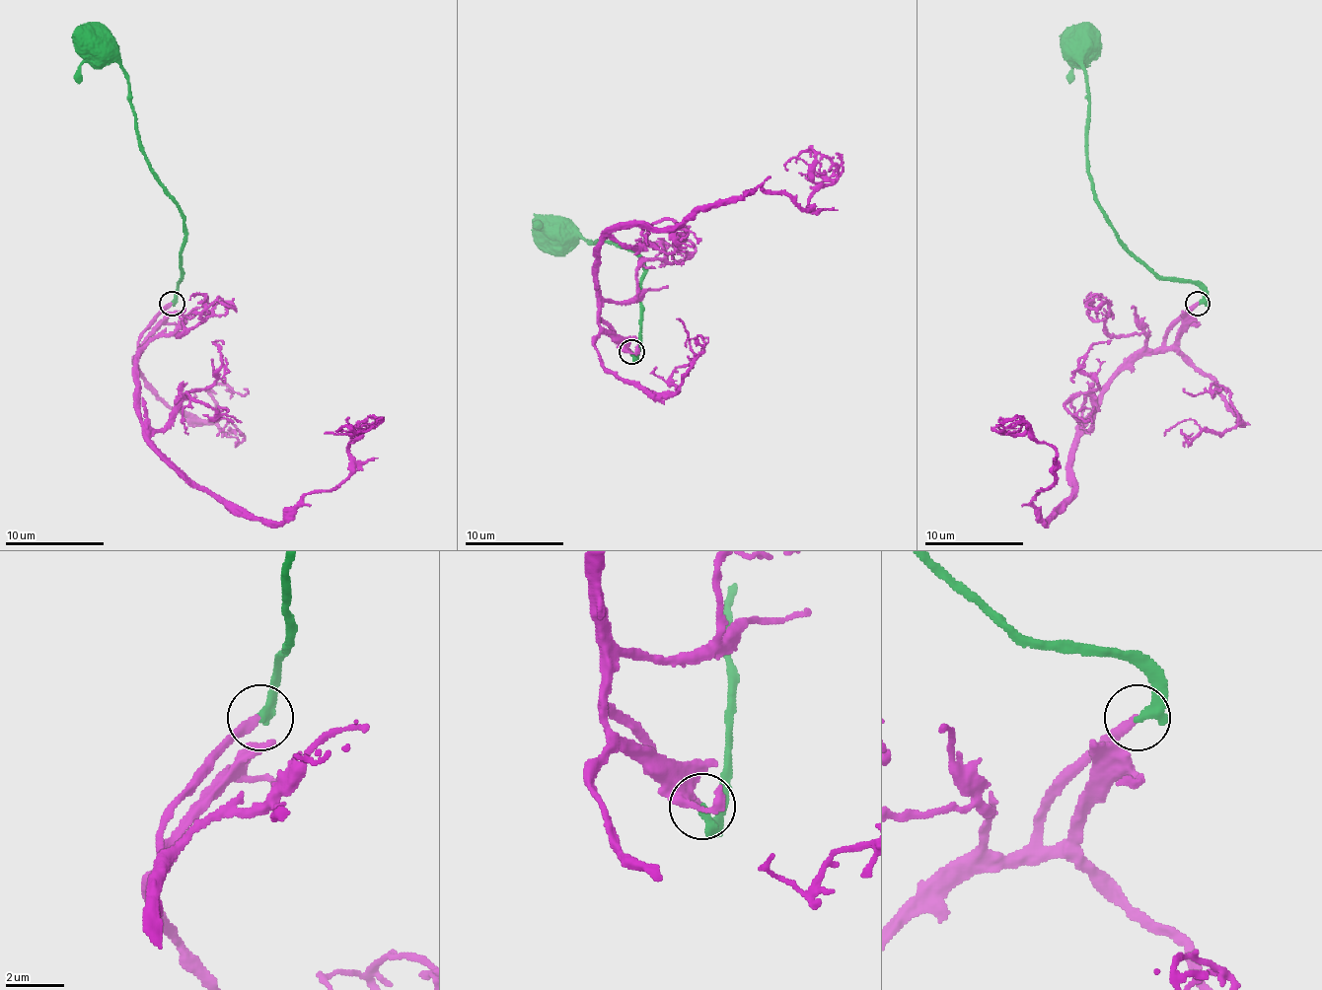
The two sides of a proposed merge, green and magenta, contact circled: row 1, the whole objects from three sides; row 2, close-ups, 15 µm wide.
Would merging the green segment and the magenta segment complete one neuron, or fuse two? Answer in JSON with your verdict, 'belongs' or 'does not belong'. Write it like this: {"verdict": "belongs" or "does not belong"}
{"verdict": "belongs"}

